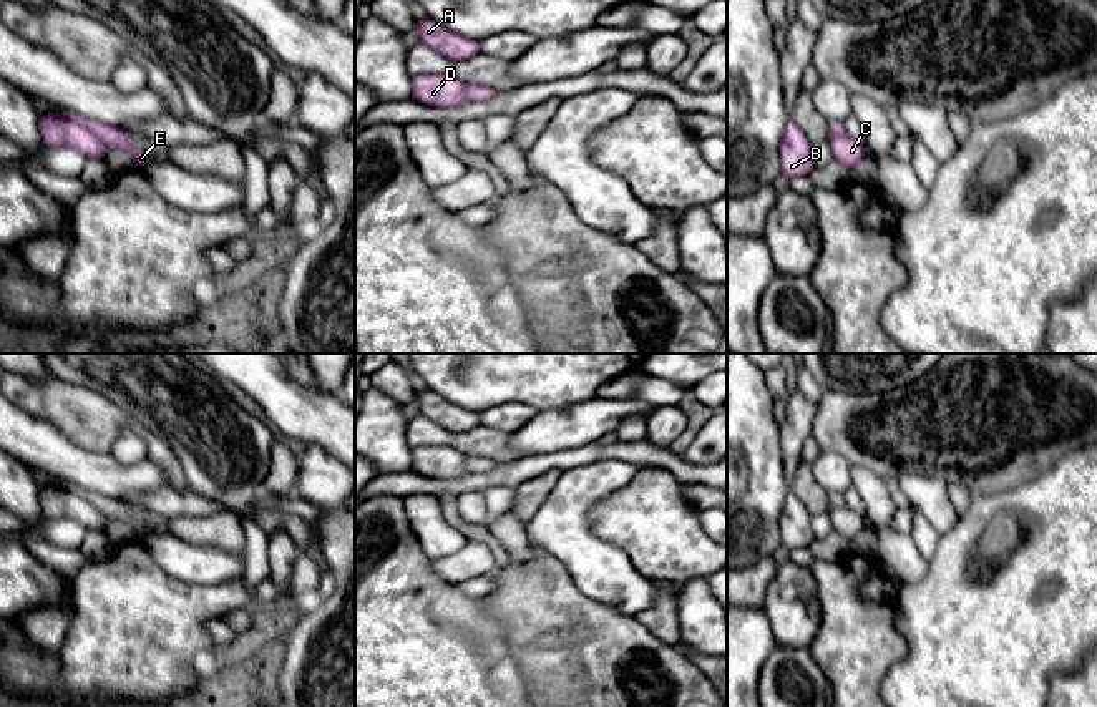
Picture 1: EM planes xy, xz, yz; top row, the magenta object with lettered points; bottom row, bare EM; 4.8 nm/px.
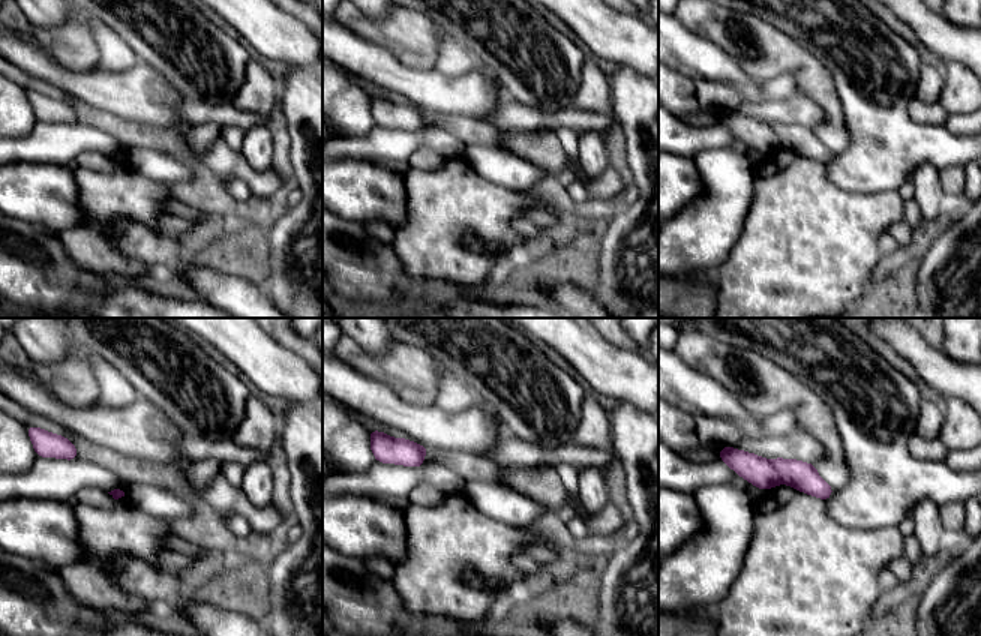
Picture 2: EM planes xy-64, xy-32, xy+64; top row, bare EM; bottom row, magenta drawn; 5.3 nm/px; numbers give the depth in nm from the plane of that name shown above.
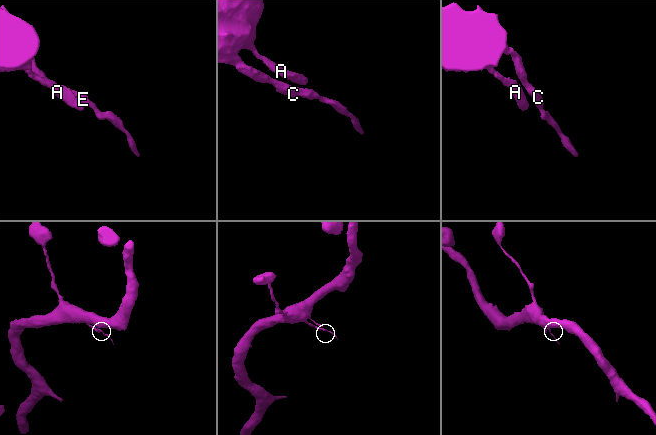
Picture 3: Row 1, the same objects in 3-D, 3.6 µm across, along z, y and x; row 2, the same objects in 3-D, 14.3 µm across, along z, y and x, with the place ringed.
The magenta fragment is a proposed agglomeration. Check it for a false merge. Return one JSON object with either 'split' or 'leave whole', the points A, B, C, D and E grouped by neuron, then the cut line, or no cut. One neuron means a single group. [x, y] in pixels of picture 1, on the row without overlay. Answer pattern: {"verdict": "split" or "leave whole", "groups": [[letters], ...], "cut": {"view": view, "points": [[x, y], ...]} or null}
{"verdict": "split", "groups": [["A", "B", "C", "D"], ["E"]], "cut": {"view": "xy", "points": [[85, 493], [107, 516]]}}

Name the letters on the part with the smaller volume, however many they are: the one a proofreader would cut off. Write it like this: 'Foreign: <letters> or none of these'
Foreign: E

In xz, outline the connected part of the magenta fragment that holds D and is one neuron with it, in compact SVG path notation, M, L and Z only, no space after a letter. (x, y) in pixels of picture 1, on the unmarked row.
M453 446L412 448L412 471L428 478L460 478L470 473L466 455Z

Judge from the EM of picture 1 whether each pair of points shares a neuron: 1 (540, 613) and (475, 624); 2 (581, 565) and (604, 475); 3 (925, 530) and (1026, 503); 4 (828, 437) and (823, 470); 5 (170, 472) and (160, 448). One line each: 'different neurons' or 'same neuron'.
1: different neurons
2: same neuron
3: different neurons
4: different neurons
5: same neuron

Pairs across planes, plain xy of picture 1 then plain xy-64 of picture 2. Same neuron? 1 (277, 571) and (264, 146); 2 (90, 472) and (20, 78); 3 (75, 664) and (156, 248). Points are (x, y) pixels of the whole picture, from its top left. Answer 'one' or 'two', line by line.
1: one
2: two
3: two

